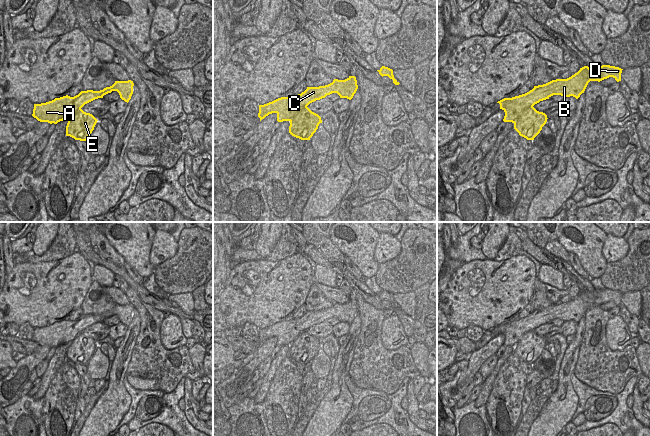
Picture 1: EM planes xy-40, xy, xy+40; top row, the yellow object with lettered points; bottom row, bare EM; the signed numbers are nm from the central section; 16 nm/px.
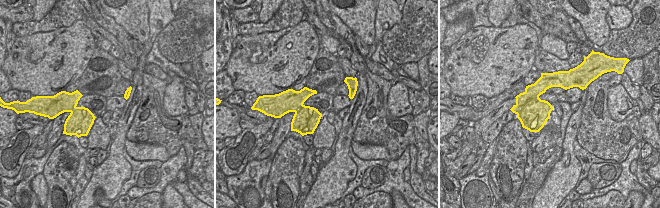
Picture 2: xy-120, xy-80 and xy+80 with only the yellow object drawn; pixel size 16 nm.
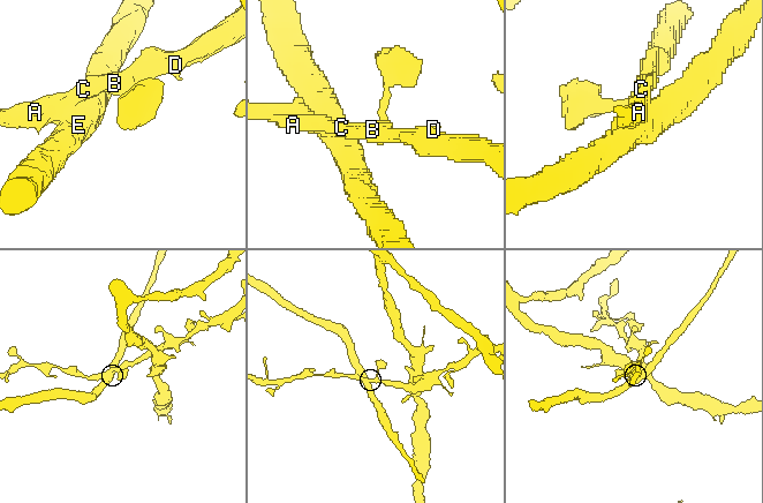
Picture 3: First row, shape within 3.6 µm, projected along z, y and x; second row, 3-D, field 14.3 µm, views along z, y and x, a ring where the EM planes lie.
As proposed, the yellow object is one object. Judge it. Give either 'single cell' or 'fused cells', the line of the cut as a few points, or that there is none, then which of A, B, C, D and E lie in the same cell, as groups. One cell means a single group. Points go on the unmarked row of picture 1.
fused cells | xy+40 (532, 329), (528, 330), (513, 346) | A B C D / E

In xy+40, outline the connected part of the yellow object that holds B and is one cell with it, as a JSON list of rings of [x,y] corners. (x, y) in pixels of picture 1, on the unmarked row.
[[[610,289],[594,290],[593,292],[584,290],[567,303],[552,304],[546,308],[534,310],[525,318],[504,322],[497,326],[500,328],[500,333],[505,336],[503,345],[514,347],[526,332],[549,323],[553,319],[561,319],[564,322],[573,320],[578,323],[590,305],[600,306],[613,301],[619,306],[621,305],[622,294]]]

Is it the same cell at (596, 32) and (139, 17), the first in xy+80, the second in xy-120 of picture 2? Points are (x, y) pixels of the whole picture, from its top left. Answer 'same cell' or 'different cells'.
same cell

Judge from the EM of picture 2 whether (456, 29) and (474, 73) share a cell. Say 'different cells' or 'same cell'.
different cells

